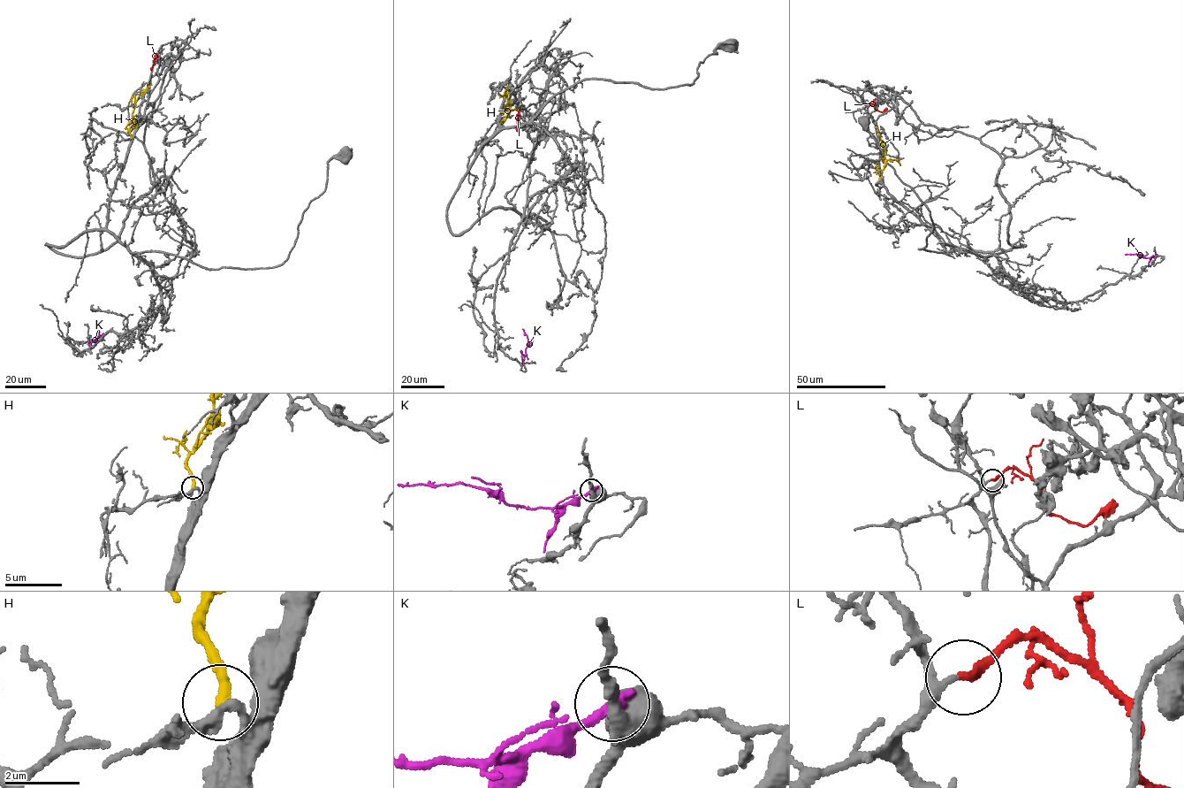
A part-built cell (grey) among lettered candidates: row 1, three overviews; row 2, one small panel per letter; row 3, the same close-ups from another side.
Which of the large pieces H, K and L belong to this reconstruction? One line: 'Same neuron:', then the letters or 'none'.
Same neuron: L

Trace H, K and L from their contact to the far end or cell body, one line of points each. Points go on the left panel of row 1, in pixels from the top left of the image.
H: (131, 137), (129, 132), (134, 125), (132, 115), (138, 97), (151, 83)
K: (92, 340), (94, 340), (99, 333), (95, 325)
L: (157, 57), (155, 57), (152, 68)

